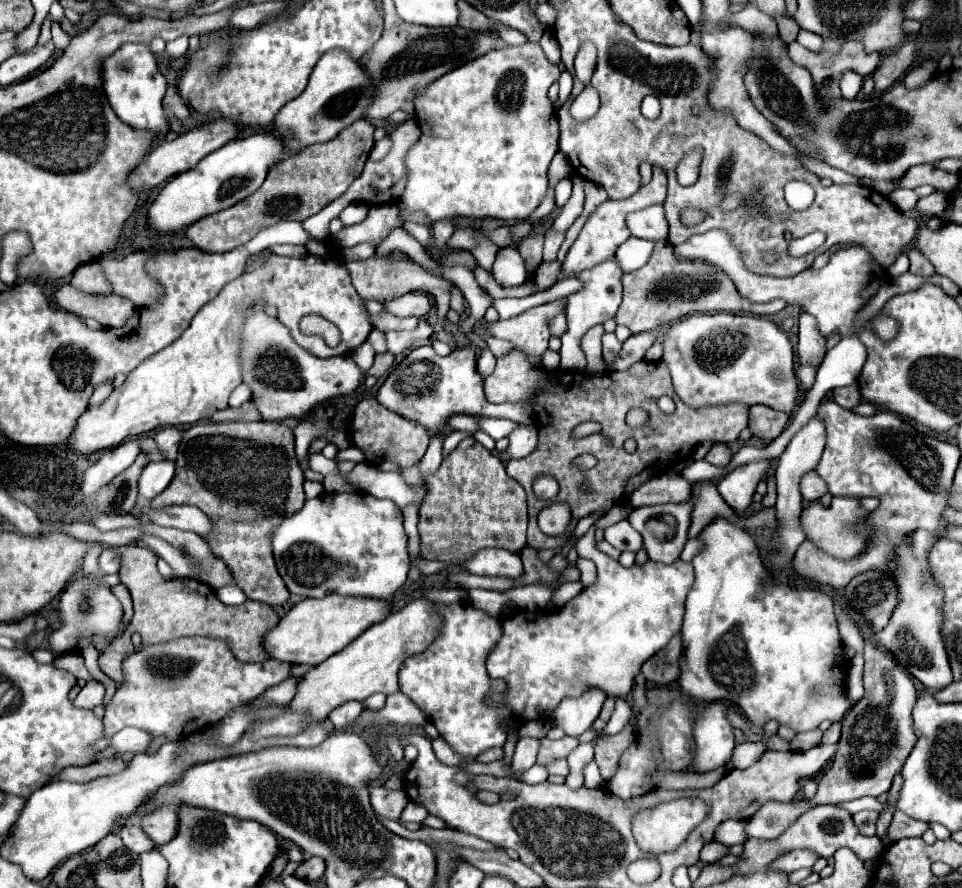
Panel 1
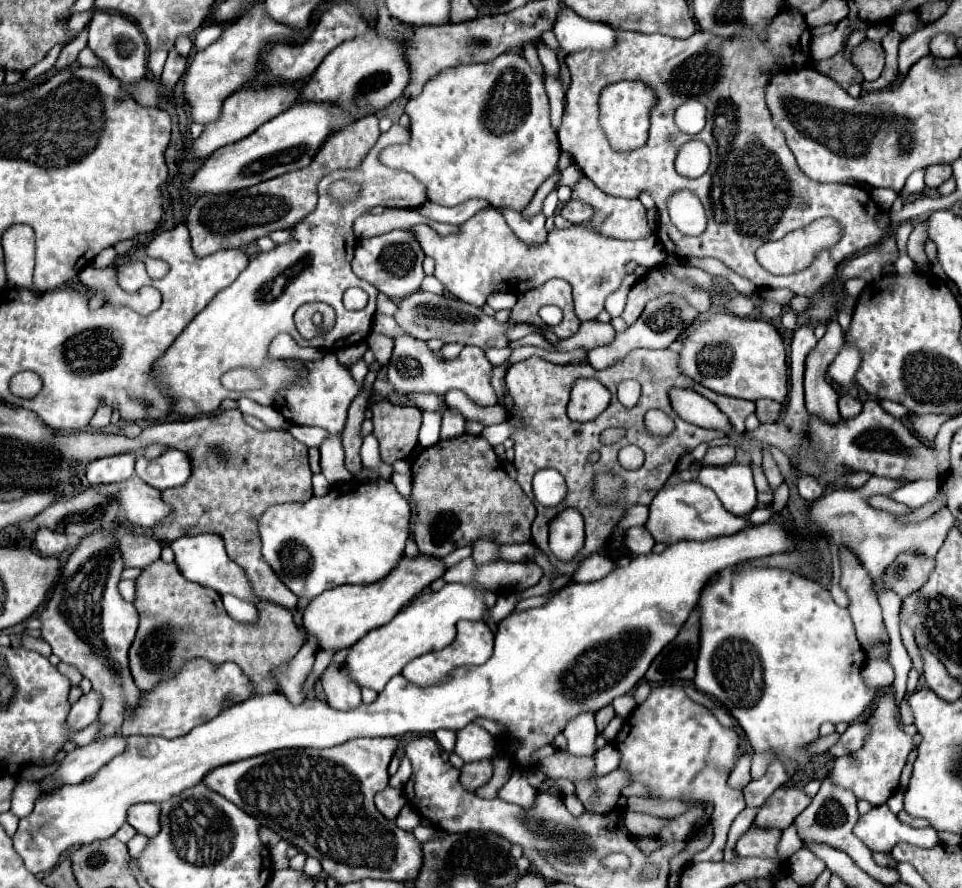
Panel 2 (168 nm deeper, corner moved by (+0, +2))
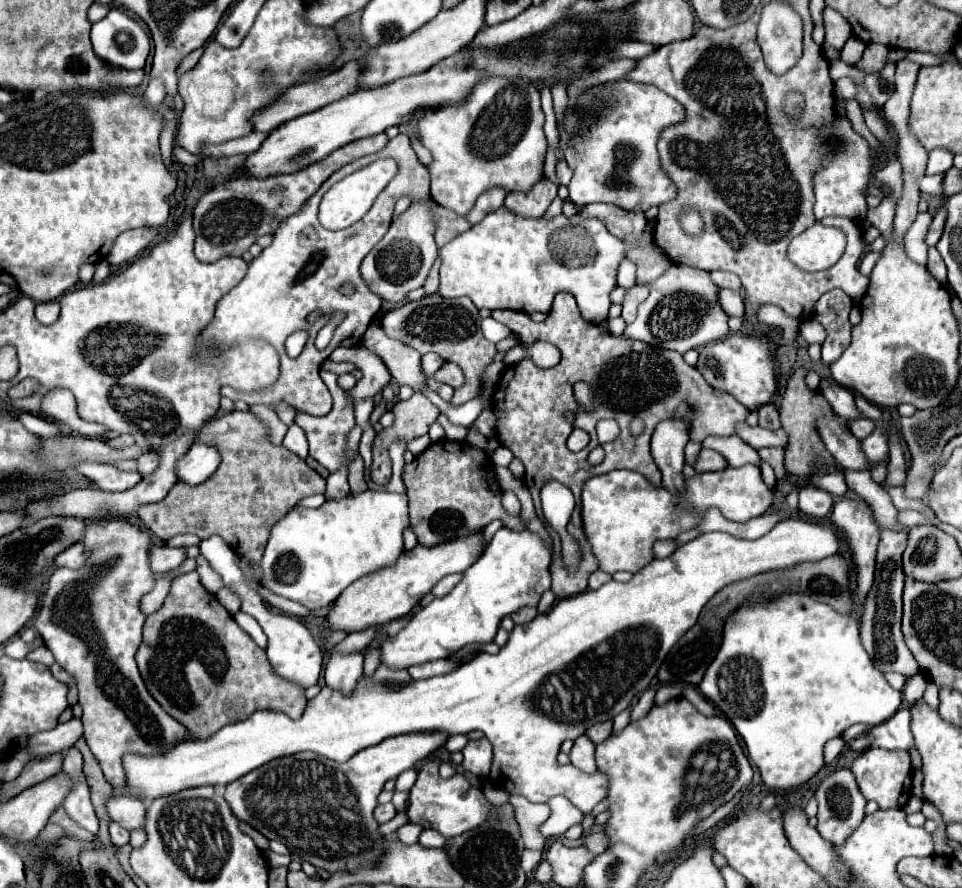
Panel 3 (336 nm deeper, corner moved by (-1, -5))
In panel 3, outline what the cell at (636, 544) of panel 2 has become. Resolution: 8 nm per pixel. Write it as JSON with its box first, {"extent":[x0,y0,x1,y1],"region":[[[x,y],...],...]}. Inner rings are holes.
{"extent":[652,539,676,559],"region":[[[662,539],[662,541],[656,541],[656,543],[652,545],[652,551],[654,551],[654,557],[656,557],[656,559],[668,557],[674,549],[676,549],[676,545],[674,545],[672,539]]]}

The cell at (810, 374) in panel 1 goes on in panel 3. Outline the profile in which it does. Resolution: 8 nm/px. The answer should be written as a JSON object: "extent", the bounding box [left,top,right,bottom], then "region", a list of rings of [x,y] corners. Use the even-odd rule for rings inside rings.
{"extent":[800,485,834,517],"region":[[[814,485],[800,487],[800,511],[810,517],[826,517],[834,505],[834,497]]]}

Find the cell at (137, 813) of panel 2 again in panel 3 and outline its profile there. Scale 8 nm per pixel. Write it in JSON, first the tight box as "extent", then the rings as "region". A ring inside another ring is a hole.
{"extent":[106,797,146,831],"region":[[[112,797],[106,805],[108,815],[112,821],[120,823],[124,829],[134,831],[134,829],[144,829],[146,827],[146,803],[136,801],[134,797]]]}

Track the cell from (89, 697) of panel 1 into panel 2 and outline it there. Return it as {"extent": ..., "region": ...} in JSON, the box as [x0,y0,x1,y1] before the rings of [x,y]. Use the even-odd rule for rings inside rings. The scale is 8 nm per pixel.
{"extent":[67,692,101,732],"region":[[[89,692],[87,696],[81,696],[79,702],[73,704],[69,718],[67,718],[67,726],[71,732],[79,732],[97,720],[99,704],[101,704],[99,698],[101,696],[97,692]]]}

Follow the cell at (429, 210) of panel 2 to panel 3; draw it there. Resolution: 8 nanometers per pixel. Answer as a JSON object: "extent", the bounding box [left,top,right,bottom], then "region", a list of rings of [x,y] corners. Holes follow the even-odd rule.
{"extent":[466,189,506,225],"region":[[[492,189],[492,191],[484,193],[484,195],[476,201],[476,205],[470,209],[470,213],[466,215],[466,221],[468,221],[470,225],[480,223],[488,213],[494,213],[494,211],[498,211],[498,209],[502,207],[504,197],[506,197],[506,195],[504,195],[502,189]]]}

